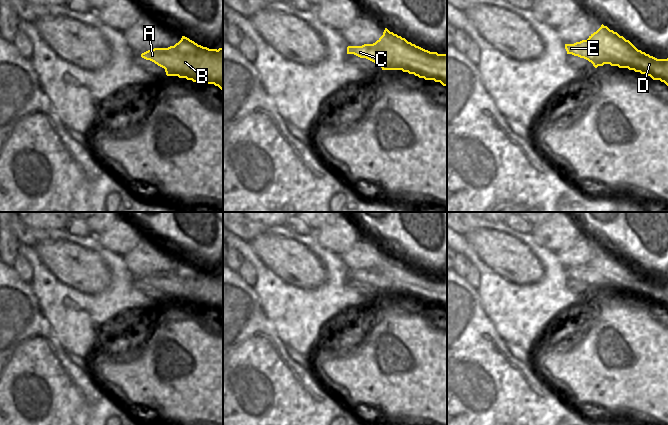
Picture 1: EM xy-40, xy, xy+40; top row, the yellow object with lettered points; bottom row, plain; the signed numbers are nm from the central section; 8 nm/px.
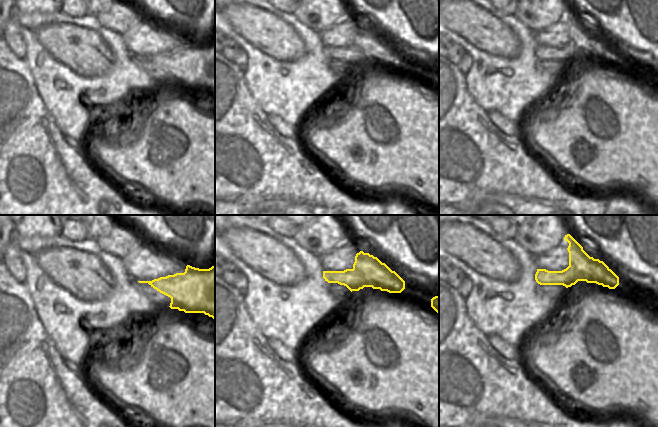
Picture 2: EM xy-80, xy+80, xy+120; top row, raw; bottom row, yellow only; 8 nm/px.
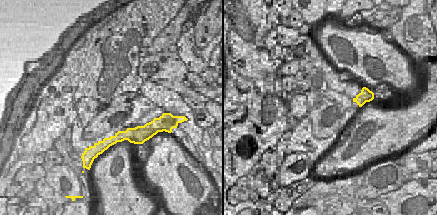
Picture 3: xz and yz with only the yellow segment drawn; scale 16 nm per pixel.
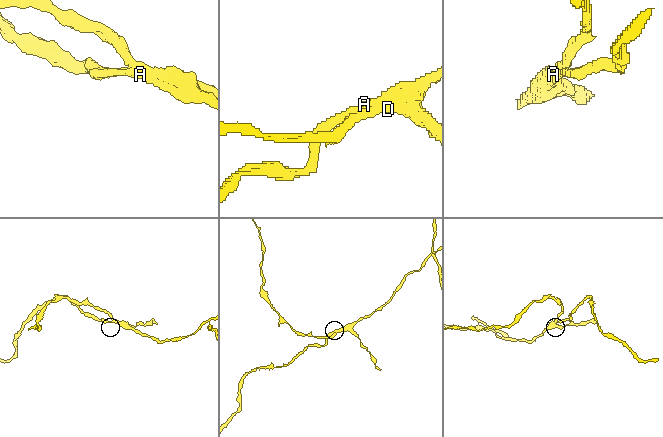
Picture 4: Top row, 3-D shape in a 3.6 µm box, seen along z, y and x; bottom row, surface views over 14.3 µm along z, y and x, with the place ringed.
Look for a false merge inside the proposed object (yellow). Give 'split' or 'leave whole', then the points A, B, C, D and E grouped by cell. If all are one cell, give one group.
split; A B C E / D

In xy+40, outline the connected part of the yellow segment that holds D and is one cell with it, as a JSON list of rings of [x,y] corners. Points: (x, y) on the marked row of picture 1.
[[[603,24],[587,39],[588,42],[592,42],[609,57],[611,66],[628,68],[650,77],[654,73],[658,73],[659,80],[668,86],[668,58],[657,59],[643,52],[638,60],[621,46],[624,40],[623,36],[620,36]]]

